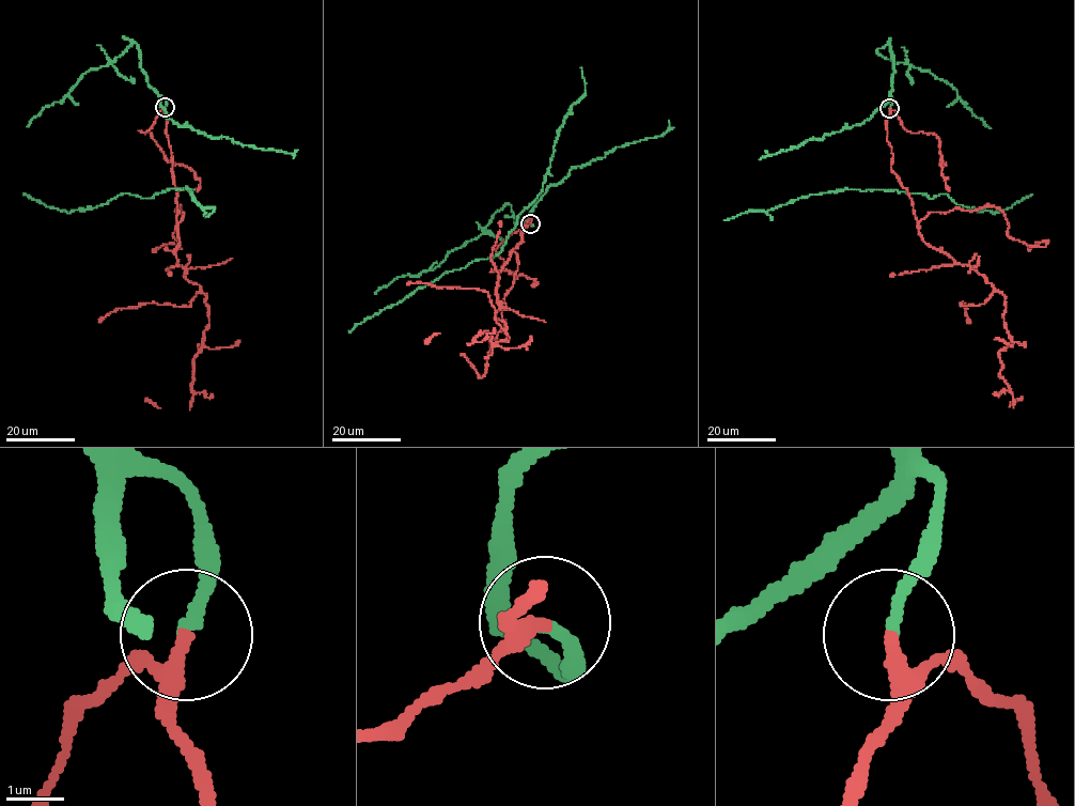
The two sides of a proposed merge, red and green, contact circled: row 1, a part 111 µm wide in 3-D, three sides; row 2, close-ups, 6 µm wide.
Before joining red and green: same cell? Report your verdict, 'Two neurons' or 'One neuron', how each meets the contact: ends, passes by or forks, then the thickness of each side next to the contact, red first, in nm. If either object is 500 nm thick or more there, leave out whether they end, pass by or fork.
One neuron. At the ring red passes by. At the ring green ends. Thickness 200 nm (red) against 200 nm

